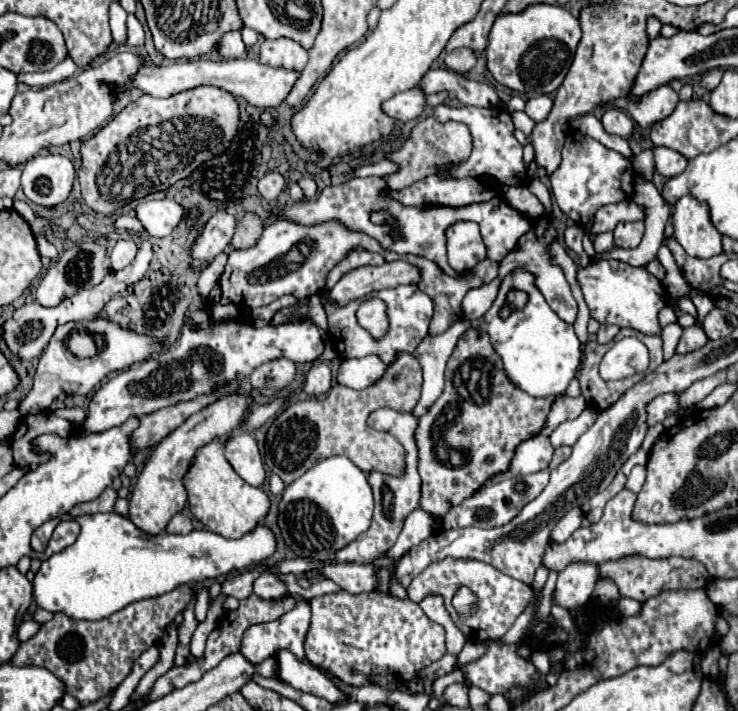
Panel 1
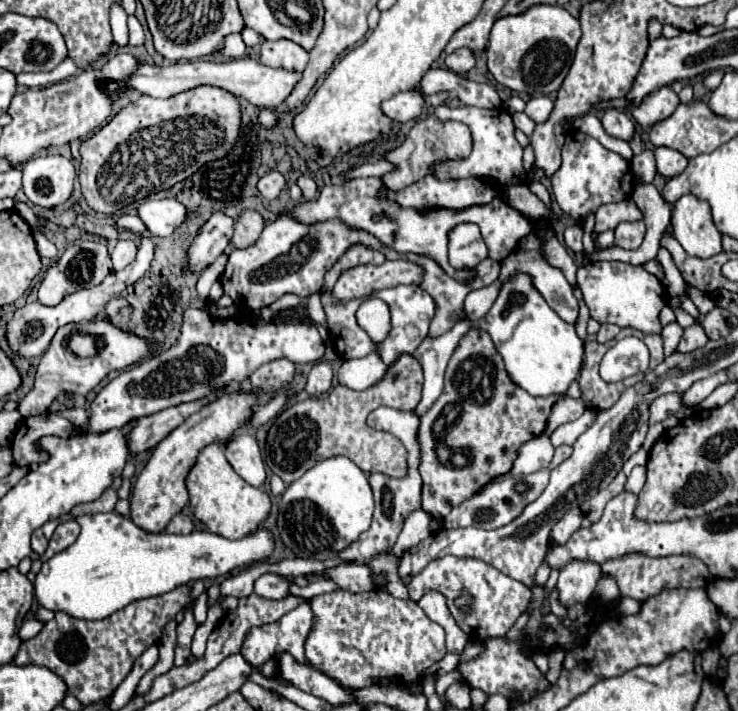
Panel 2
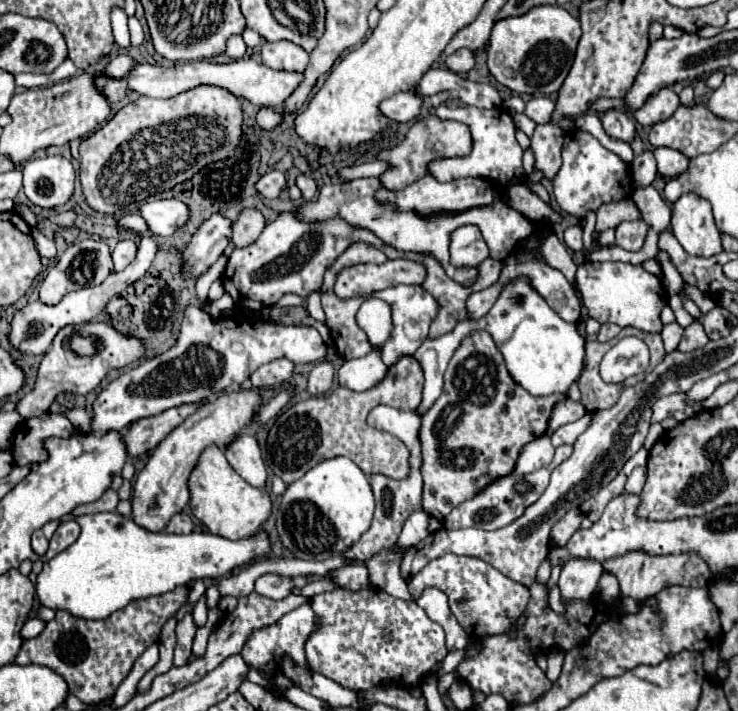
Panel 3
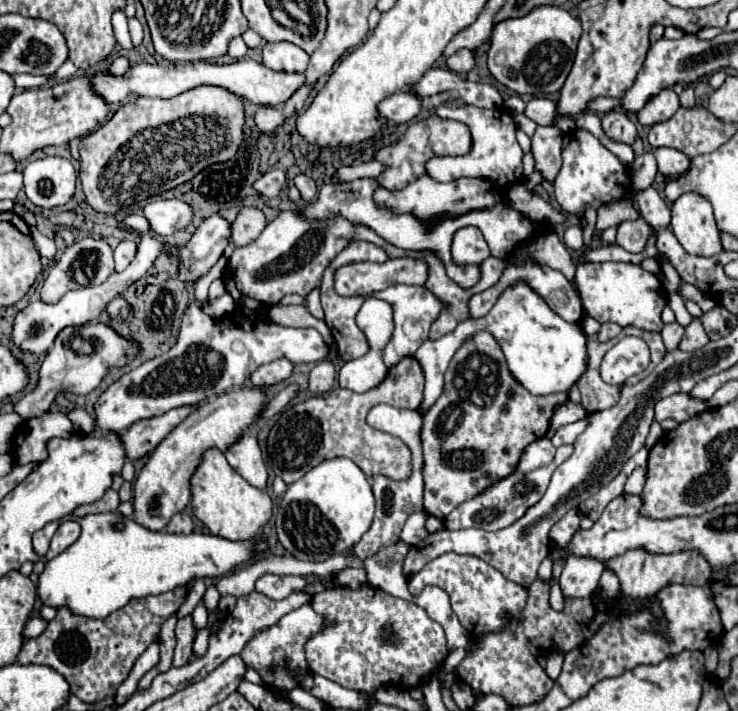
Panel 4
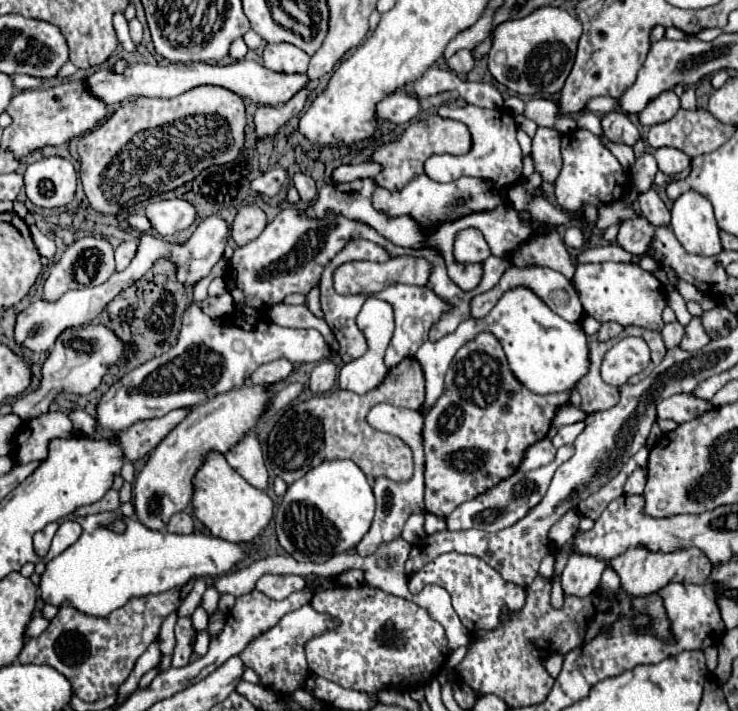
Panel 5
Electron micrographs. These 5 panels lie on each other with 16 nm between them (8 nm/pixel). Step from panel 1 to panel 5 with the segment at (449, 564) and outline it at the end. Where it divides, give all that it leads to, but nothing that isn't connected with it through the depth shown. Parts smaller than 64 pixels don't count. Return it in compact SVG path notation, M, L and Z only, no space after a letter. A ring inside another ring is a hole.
M458 552L442 554L436 560L432 560L432 564L426 564L422 570L414 572L410 576L408 588L412 594L418 594L426 584L438 584L450 592L452 606L470 634L482 628L484 630L496 628L500 608L504 608L504 604L508 604L508 608L520 608L520 604L524 604L524 592L526 592L524 588L516 588L514 584L504 584L504 580L500 580L500 574L488 564L484 564L484 560Z

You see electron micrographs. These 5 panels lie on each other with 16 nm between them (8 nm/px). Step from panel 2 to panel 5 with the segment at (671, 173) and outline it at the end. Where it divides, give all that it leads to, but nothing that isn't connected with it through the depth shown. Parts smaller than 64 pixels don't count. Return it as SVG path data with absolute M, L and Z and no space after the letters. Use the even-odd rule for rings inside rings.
M658 148L654 150L654 158L664 174L678 174L690 166L690 158L676 148Z

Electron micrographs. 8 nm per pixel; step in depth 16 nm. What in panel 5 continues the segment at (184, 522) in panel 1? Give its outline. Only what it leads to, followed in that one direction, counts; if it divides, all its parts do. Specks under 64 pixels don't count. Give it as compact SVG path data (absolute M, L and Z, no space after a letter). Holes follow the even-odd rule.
M178 512L178 514L174 514L170 518L166 530L168 532L174 532L174 534L192 534L194 532L194 520L186 512Z

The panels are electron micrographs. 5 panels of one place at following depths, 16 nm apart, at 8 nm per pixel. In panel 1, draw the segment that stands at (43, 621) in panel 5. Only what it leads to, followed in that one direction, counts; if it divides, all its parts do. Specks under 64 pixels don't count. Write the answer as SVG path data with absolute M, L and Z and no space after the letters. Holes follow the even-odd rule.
M26 618L26 620L22 622L22 626L18 628L18 638L20 638L20 642L30 640L34 634L38 634L40 628L42 628L40 622L36 622L34 618Z

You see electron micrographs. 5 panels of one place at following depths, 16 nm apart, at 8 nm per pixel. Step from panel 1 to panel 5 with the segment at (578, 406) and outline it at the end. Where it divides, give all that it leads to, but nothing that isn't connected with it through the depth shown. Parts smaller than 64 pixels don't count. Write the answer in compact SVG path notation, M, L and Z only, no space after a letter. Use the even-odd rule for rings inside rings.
M566 404L564 408L560 408L560 412L556 412L554 420L552 420L552 426L564 426L564 424L574 424L574 422L580 422L584 420L584 410L582 408L576 408L572 404Z

